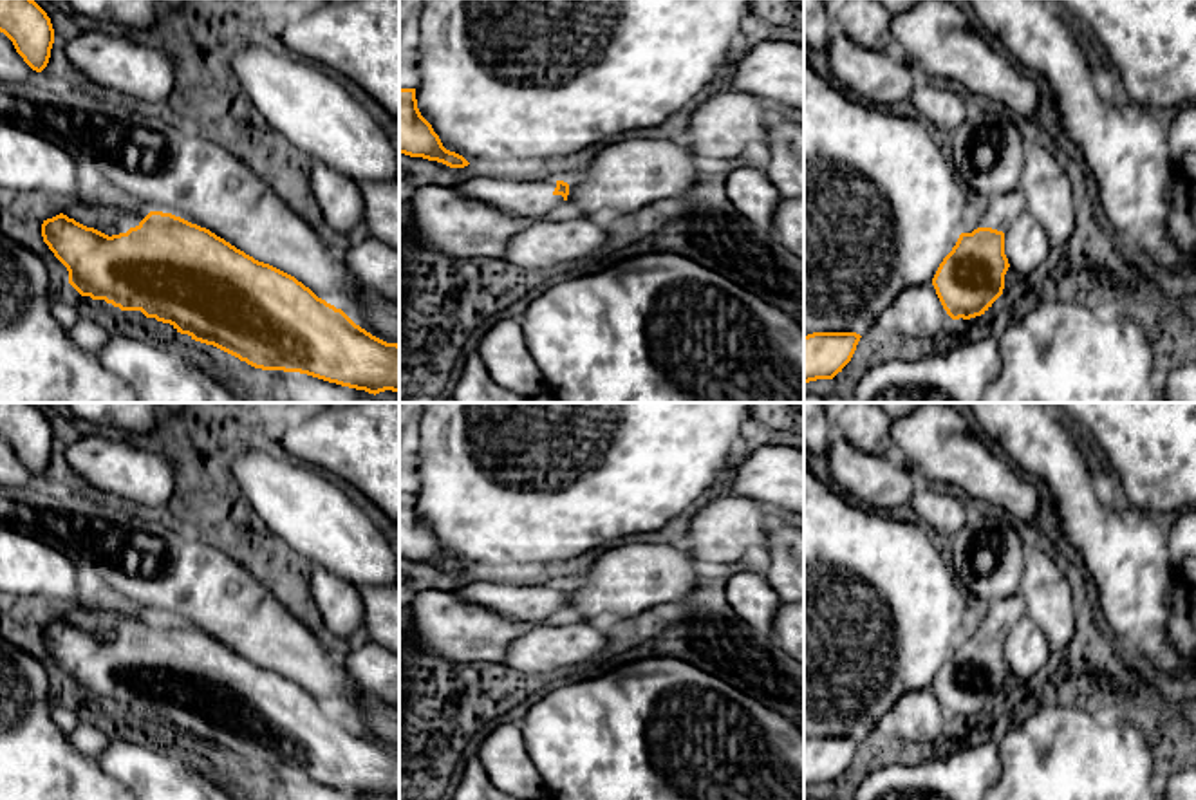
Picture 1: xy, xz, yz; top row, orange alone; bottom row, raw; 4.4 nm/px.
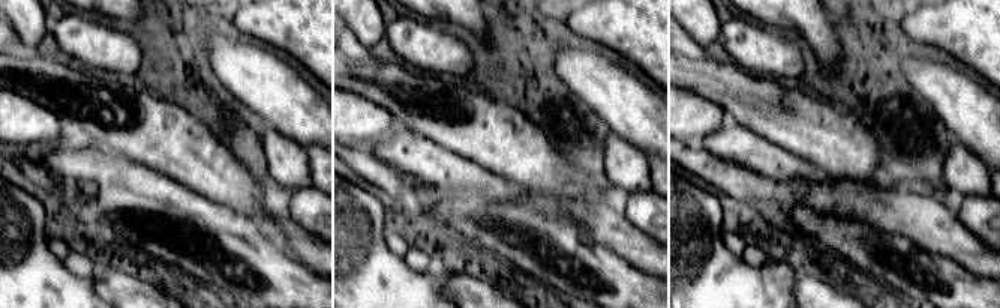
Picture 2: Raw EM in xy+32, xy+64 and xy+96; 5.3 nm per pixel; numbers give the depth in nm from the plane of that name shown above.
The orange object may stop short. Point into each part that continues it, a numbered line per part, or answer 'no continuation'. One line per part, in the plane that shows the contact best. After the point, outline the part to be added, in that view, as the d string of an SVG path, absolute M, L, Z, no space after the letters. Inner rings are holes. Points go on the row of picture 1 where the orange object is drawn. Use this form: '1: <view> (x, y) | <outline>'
1: xy (82, 212) | M79 197L69 199L61 213L87 228L94 228L98 231L101 231L103 228L99 213L89 202L83 202Z

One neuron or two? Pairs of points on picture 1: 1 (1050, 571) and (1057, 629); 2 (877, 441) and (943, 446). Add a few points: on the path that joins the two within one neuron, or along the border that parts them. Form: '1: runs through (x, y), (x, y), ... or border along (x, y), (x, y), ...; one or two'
1: runs through (1050, 586), (1050, 605), (1055, 614); one
2: border along (889, 421), (889, 436), (896, 452); two

